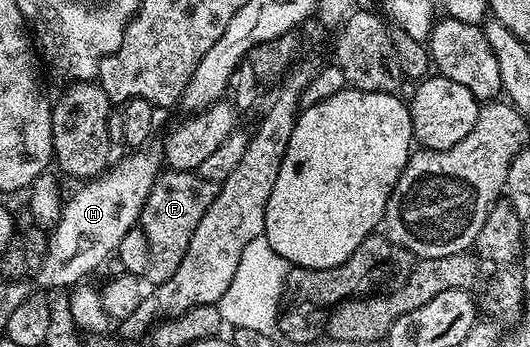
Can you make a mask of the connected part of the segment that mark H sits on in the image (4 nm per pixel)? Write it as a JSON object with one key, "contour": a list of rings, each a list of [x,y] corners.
{"contour":[[[148,149],[127,153],[130,155],[124,157],[120,162],[118,160],[113,163],[100,177],[85,181],[81,185],[83,187],[78,189],[69,201],[67,199],[63,203],[60,218],[49,233],[43,264],[34,276],[42,286],[41,289],[66,290],[79,285],[80,280],[98,269],[108,258],[110,260],[115,255],[119,241],[126,236],[126,232],[135,229],[139,223],[141,210],[145,206],[146,196],[149,195],[150,188],[153,187],[162,170],[162,158],[159,151]]]}

